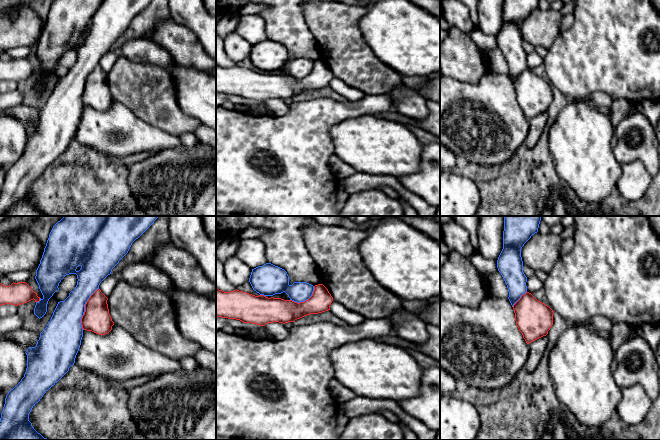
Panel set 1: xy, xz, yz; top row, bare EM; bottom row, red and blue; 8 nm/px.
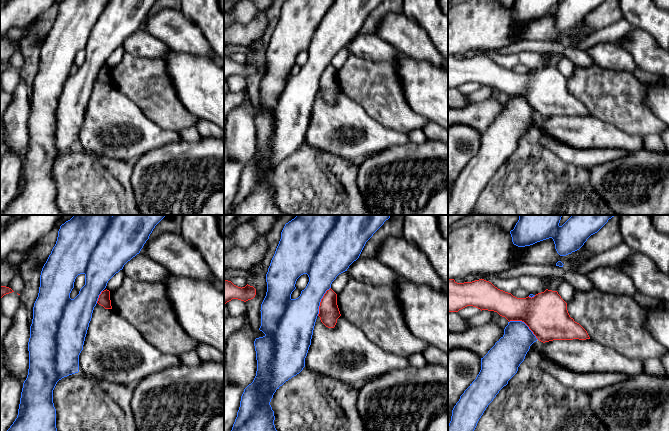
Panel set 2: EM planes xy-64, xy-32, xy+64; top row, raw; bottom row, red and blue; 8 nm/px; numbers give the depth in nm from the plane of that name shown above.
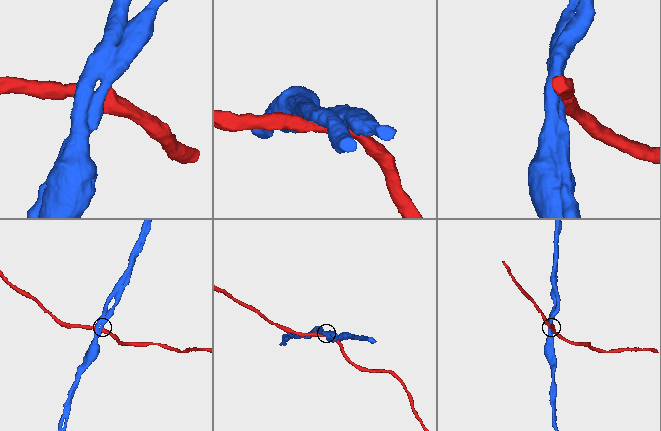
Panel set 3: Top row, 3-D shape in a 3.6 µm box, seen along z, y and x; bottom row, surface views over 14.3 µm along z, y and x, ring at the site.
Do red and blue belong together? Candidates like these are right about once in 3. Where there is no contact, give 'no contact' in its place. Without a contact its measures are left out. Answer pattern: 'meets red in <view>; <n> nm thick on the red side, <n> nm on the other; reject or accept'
meets red in xy; 220 nm thick on the red side, 300 nm on the other; reject

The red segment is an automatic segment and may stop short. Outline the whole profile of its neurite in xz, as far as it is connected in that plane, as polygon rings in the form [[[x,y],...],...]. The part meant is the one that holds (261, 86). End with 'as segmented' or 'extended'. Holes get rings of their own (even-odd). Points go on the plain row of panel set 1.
[[[323,60],[315,61],[312,72],[300,79],[264,71],[255,72],[237,65],[224,68],[216,64],[216,93],[260,102],[273,98],[285,100],[328,87],[332,77],[333,73]]] | as segmented

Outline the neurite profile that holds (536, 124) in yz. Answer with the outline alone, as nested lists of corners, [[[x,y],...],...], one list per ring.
[[[543,112],[528,120],[529,129],[525,140],[525,145],[528,148],[533,148],[544,131],[544,127],[548,121],[548,113]]]

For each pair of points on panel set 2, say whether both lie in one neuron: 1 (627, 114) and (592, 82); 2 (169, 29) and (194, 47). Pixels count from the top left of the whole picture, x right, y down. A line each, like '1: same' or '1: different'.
1: same
2: same

